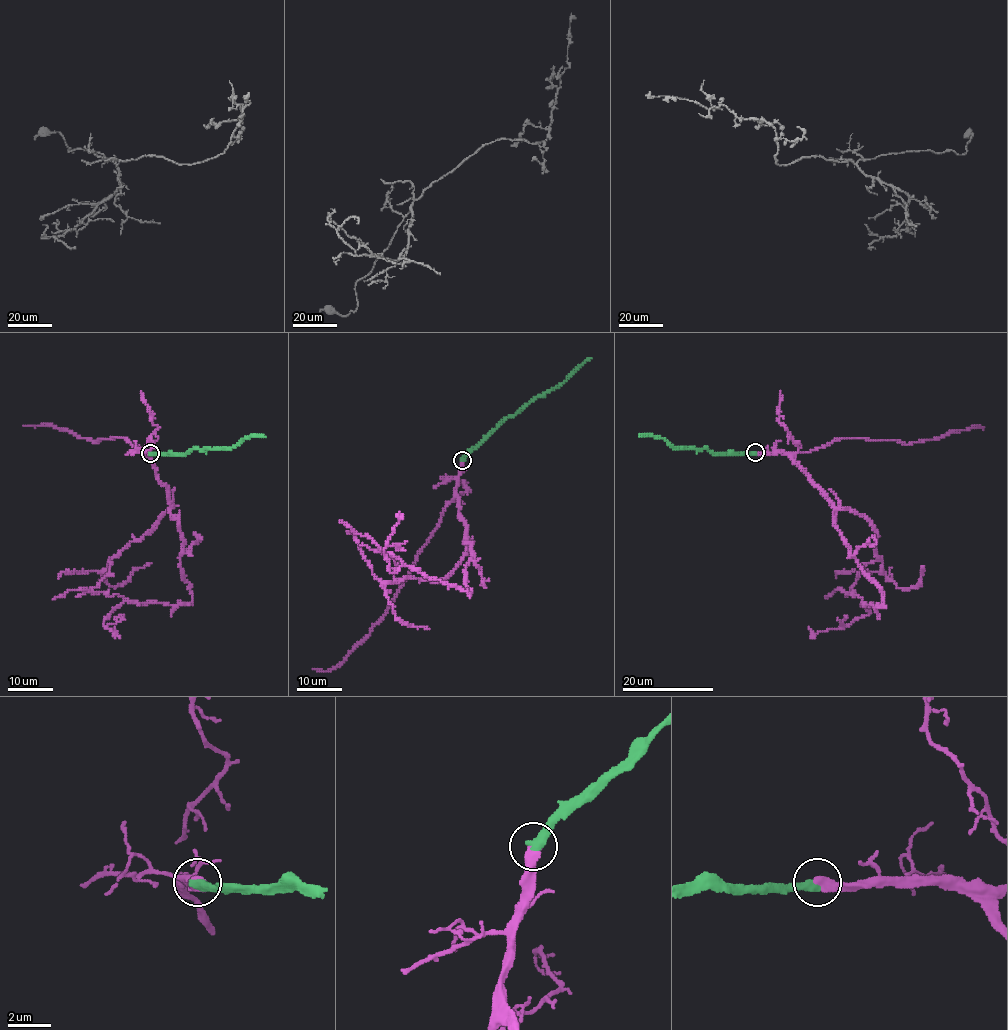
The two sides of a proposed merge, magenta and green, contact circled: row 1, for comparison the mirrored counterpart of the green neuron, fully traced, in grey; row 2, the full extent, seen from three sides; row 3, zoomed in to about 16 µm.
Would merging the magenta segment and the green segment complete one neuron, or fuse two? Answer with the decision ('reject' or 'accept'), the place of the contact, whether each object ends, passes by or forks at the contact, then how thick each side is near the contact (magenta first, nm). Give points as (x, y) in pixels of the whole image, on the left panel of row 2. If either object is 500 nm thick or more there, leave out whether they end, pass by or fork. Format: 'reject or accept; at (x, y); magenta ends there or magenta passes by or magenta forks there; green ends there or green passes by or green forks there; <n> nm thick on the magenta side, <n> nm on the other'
accept; at (150, 453); 550 nm thick on the magenta side, 460 nm on the other

